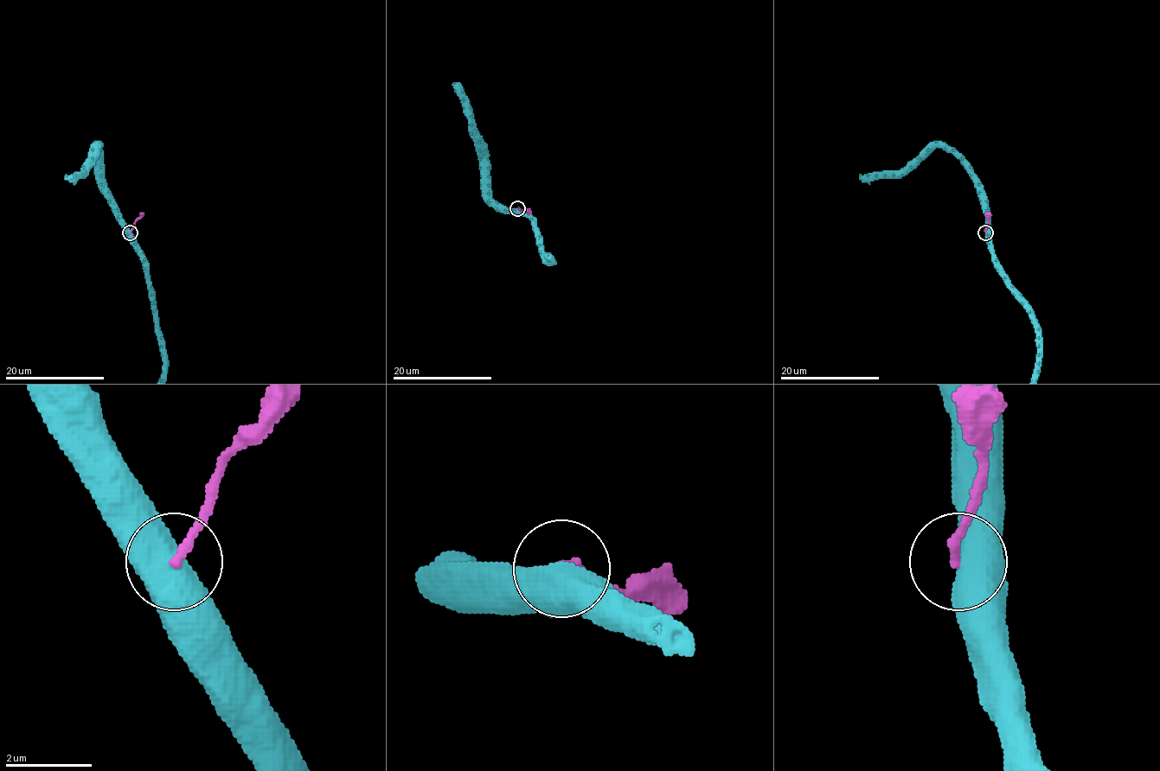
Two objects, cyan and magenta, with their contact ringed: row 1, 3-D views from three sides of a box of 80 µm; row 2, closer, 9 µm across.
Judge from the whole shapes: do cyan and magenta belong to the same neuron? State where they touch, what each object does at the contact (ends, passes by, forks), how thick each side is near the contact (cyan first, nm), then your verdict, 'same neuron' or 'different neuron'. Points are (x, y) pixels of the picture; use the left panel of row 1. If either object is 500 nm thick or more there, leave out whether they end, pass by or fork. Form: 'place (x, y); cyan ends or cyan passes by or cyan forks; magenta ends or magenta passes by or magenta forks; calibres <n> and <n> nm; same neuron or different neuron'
place (130, 232); calibres 800 and 220 nm; different neuron

